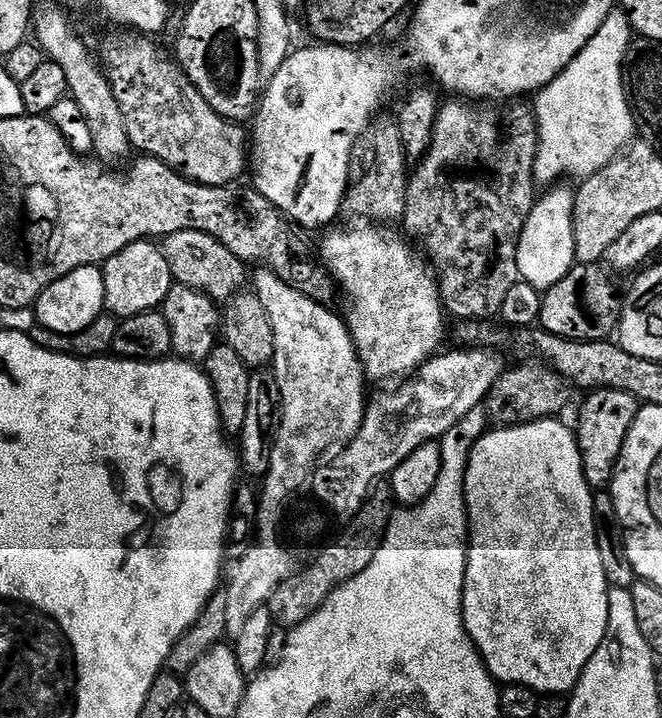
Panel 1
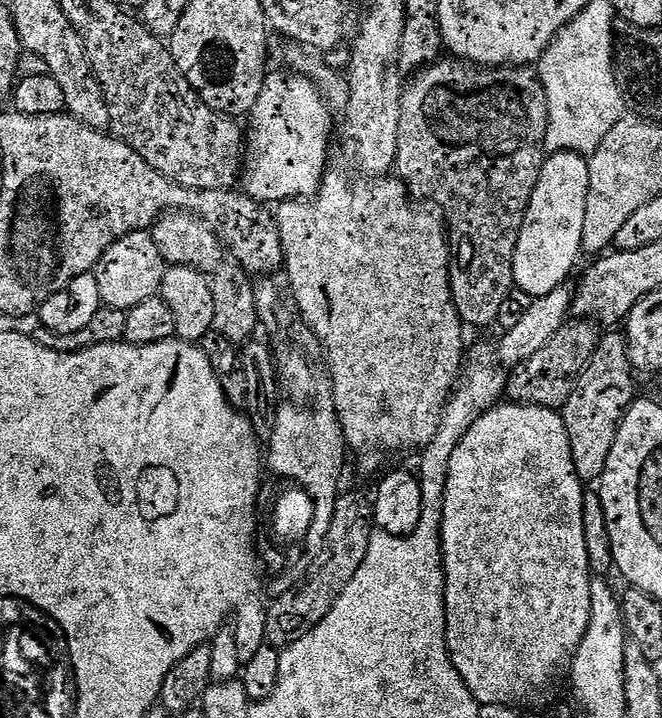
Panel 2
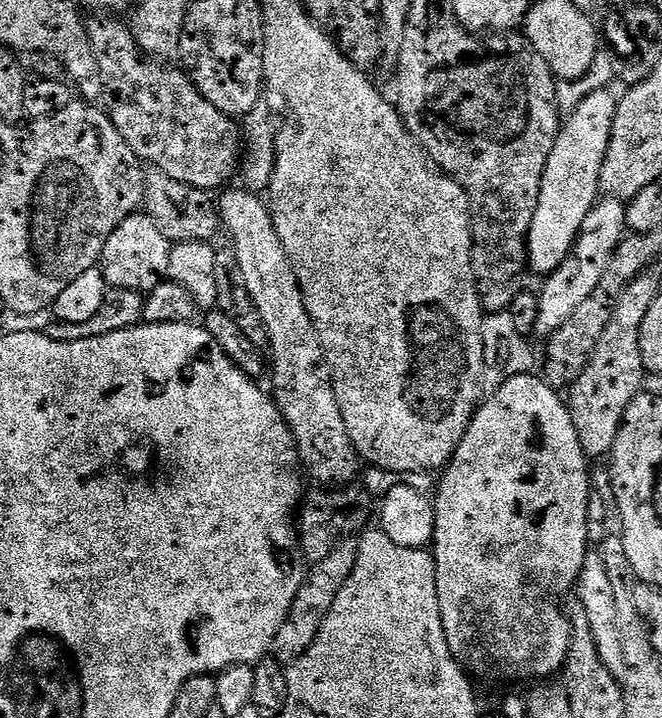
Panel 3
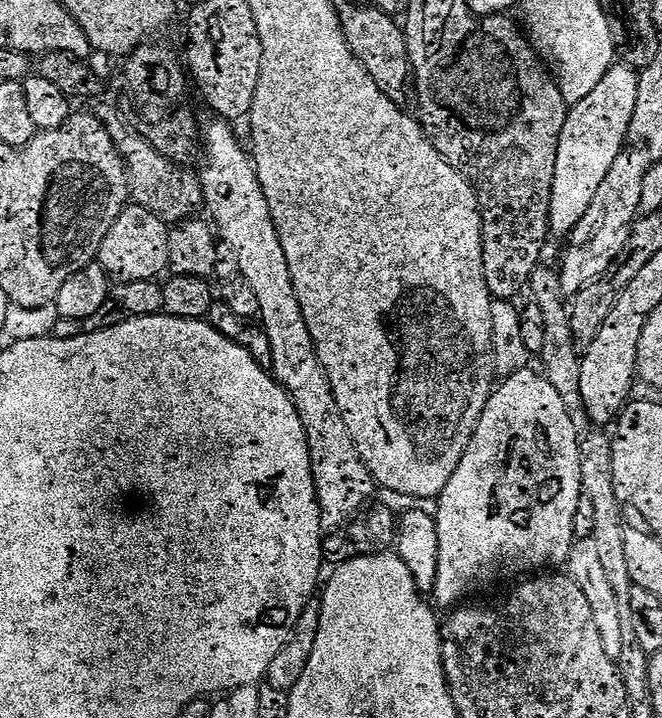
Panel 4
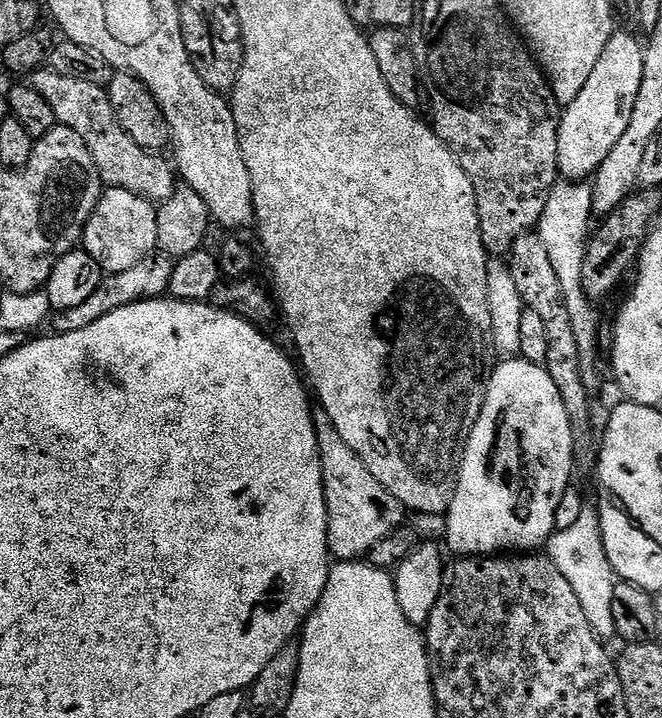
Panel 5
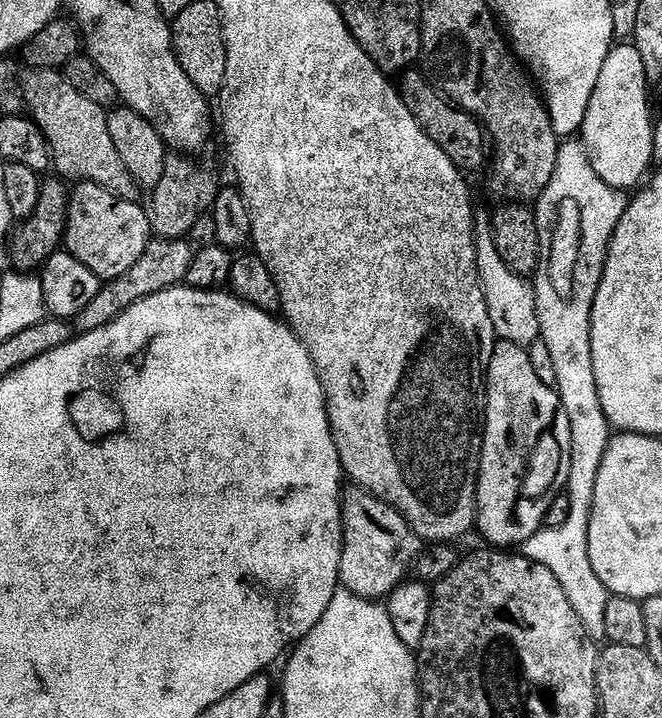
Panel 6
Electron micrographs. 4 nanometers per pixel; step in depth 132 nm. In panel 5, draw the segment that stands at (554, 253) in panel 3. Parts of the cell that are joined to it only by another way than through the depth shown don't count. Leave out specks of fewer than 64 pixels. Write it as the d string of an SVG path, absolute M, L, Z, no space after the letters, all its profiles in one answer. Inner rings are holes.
M613 31L610 42L603 51L603 56L594 66L594 74L590 82L578 94L574 103L567 105L560 118L558 134L558 162L560 176L595 177L604 159L618 146L622 134L626 134L626 126L630 126L629 108L637 89L641 89L638 80L642 80L640 66L645 66L645 47L626 32Z

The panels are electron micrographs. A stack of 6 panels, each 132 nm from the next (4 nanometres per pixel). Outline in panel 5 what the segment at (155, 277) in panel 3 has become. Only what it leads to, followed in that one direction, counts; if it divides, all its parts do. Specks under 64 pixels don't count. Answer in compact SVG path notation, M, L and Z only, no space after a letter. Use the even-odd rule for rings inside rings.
M109 187L101 195L91 219L88 220L87 227L84 228L83 251L87 252L90 258L94 258L101 273L113 272L116 276L122 275L123 272L134 271L135 273L149 259L147 256L157 251L156 213L157 209L152 201L144 200L130 190Z

